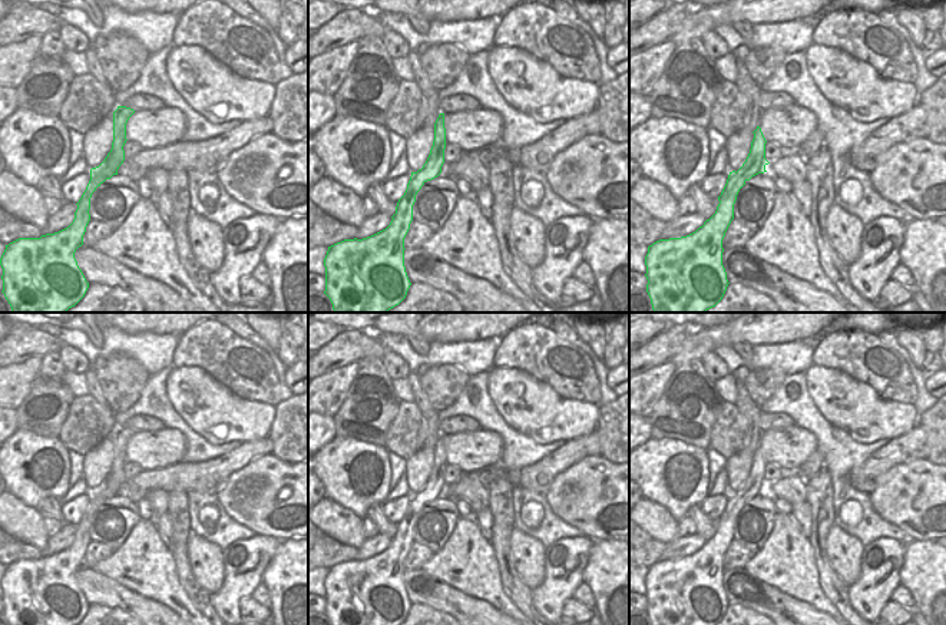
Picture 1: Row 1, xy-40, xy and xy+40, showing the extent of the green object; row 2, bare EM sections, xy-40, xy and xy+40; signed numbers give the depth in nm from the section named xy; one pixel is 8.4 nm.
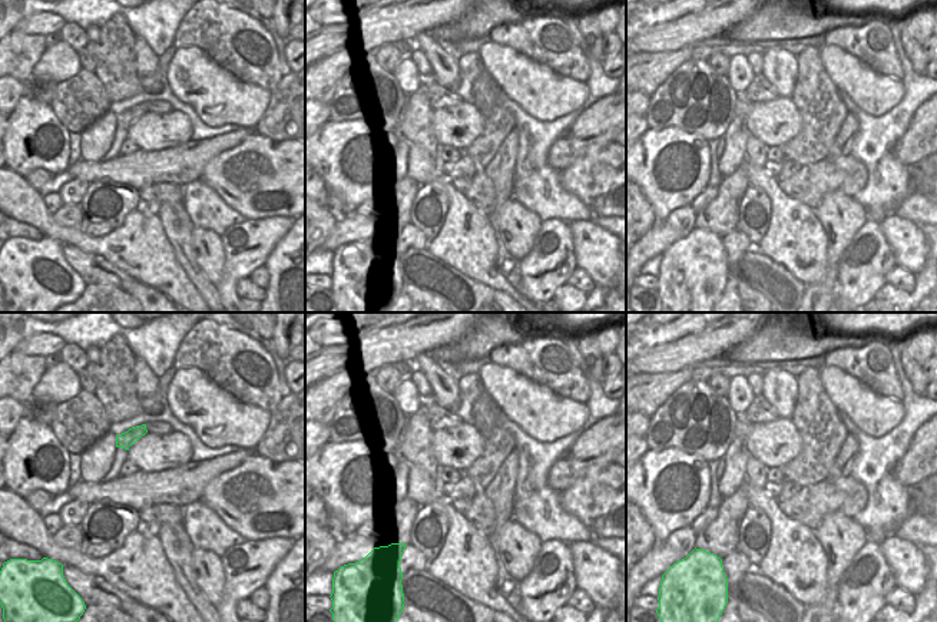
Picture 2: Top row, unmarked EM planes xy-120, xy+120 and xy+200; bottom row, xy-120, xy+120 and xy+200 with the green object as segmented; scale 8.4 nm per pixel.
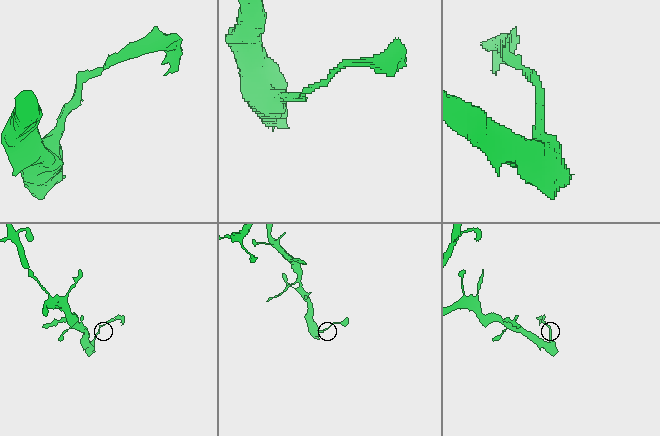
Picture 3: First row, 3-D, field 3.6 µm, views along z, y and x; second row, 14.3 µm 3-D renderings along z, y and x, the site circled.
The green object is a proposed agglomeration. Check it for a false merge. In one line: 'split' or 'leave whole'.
split

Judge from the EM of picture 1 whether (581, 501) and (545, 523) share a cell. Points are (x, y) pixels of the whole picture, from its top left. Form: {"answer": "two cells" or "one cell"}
{"answer": "two cells"}

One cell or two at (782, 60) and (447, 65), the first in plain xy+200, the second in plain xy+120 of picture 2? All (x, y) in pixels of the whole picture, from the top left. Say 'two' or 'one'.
one

